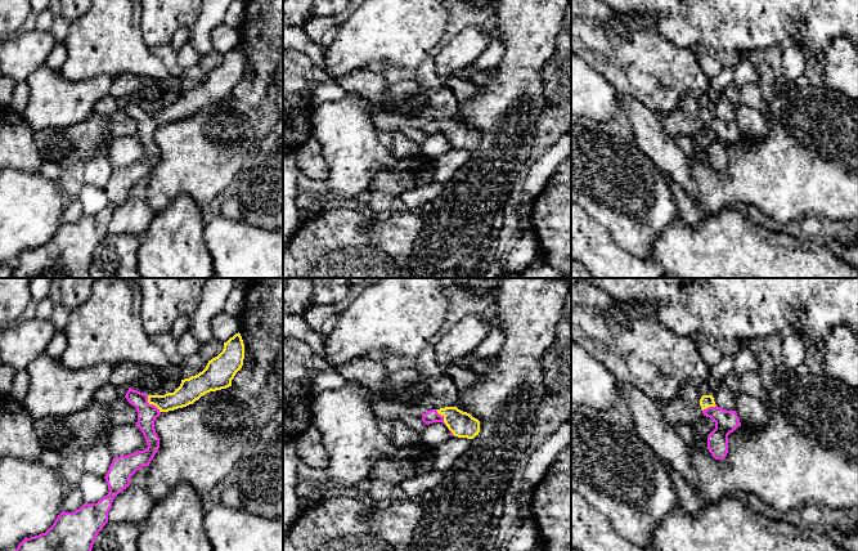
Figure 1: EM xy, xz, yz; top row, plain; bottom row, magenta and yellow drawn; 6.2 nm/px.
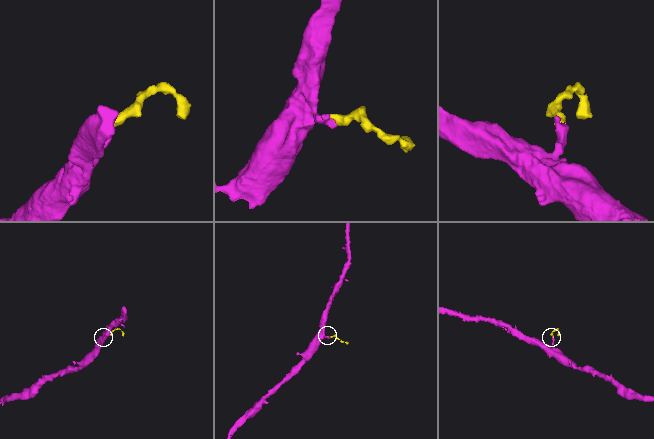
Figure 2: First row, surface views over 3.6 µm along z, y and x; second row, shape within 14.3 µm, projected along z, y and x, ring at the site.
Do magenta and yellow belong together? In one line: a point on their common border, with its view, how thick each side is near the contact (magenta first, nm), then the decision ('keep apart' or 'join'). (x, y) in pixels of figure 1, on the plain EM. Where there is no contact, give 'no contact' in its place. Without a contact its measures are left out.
xy (152, 116) | 130/140 nm | join

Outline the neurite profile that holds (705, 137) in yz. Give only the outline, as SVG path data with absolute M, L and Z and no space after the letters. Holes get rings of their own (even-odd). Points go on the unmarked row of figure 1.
M702 127L691 139L697 149L707 153L709 145L715 140L715 134L710 129Z

